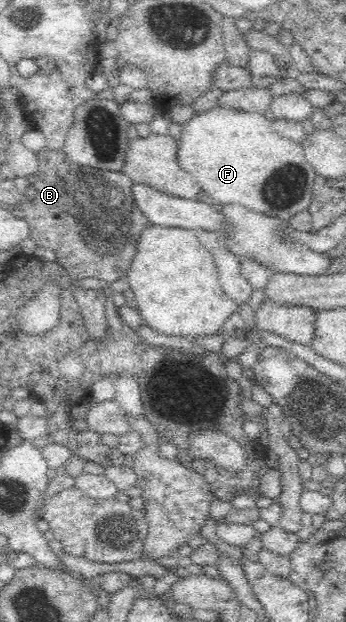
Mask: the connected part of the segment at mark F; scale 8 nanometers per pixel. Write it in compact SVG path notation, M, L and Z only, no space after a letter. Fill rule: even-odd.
M215 105L212 109L201 113L200 115L193 115L189 121L182 127L182 136L180 137L178 156L180 156L180 166L184 171L188 172L194 182L204 190L211 199L218 201L222 205L242 205L254 212L265 213L266 216L277 217L278 220L289 221L295 213L304 212L310 207L310 201L313 200L313 185L315 181L314 169L306 160L304 149L301 141L293 140L283 137L275 128L275 122L265 118L264 115L258 113L245 113L236 109L223 109L222 106Z

